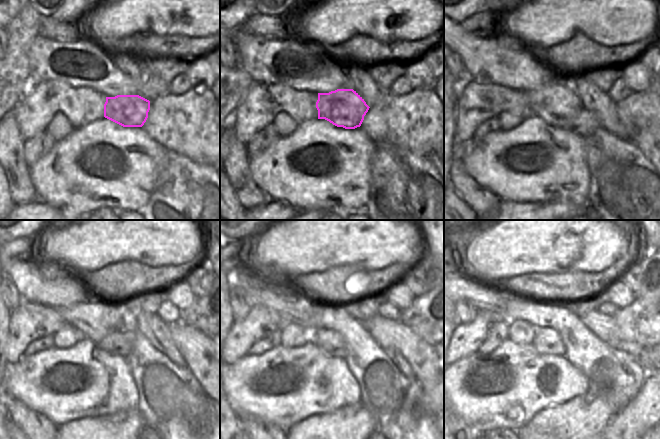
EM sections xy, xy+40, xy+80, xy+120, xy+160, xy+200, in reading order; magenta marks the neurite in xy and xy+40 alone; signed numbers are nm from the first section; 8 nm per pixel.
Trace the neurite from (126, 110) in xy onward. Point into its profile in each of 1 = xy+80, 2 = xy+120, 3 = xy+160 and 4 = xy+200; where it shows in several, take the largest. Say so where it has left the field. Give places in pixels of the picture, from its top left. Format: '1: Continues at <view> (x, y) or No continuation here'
1: Continues at xy+80 (555, 103)
2: Continues at xy+120 (86, 317)
3: Continues at xy+160 (301, 310)
4: Continues at xy+200 (479, 295)

